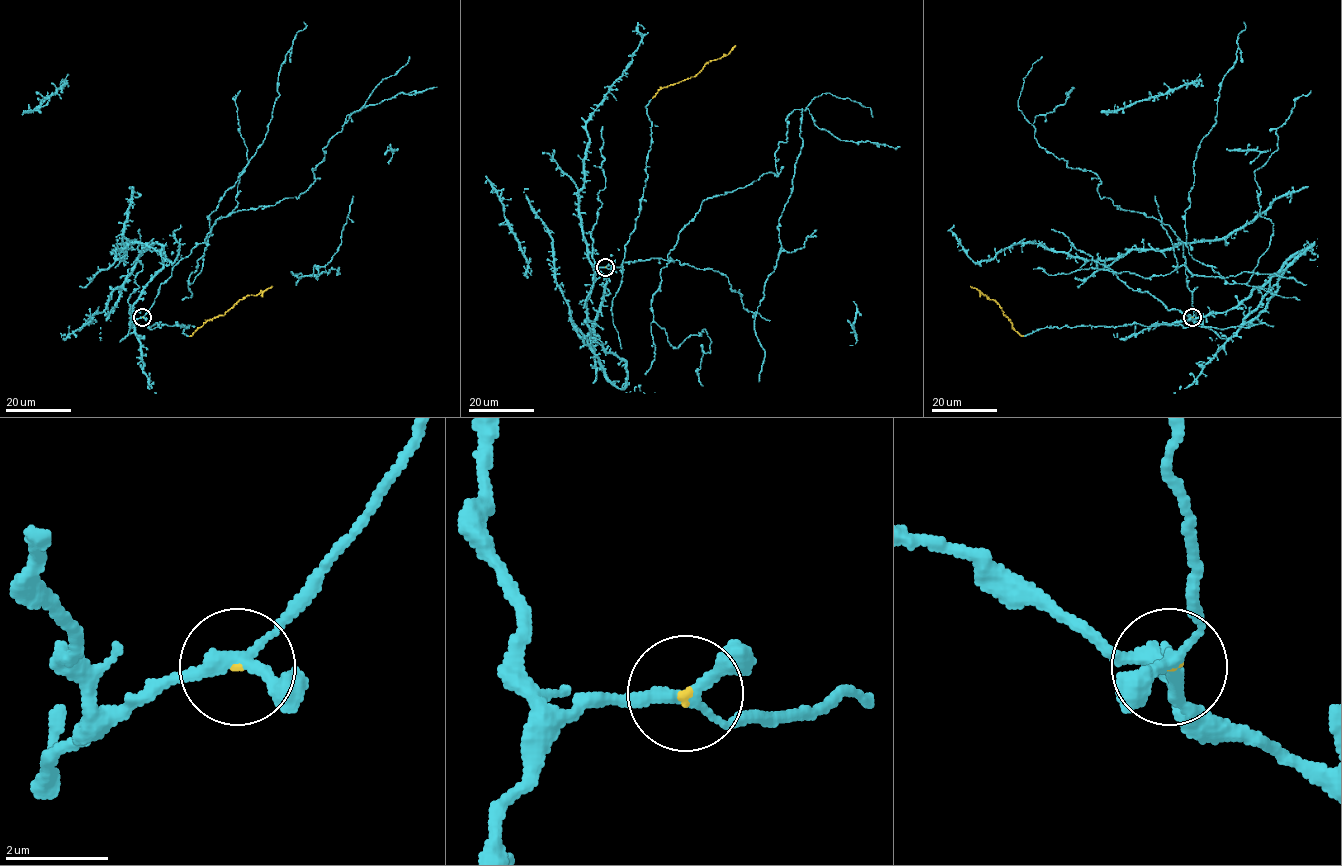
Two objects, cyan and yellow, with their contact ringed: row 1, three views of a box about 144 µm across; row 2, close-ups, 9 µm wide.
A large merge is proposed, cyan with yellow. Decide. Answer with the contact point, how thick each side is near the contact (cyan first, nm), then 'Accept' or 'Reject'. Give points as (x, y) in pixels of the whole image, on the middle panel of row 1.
Place: (605, 267). Thickness 220 nm (cyan) against 70 nm. Accept

